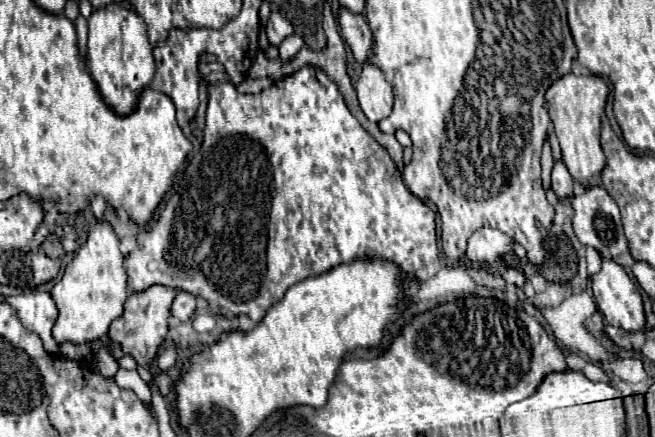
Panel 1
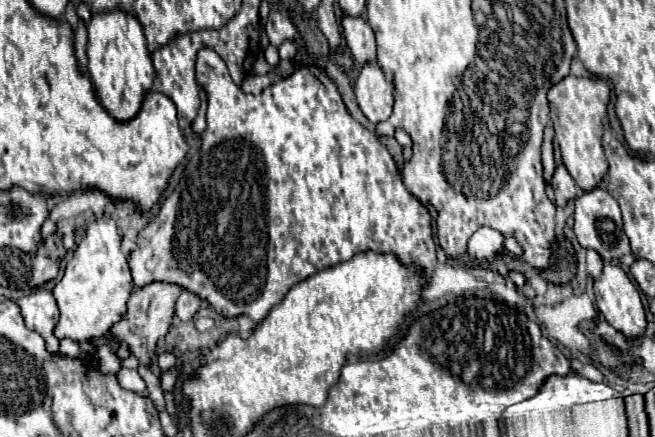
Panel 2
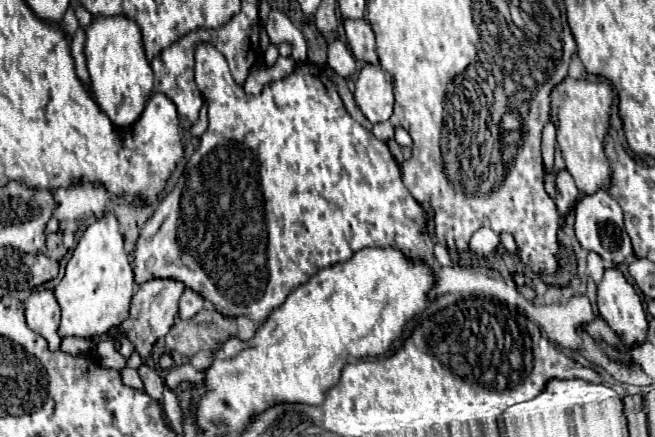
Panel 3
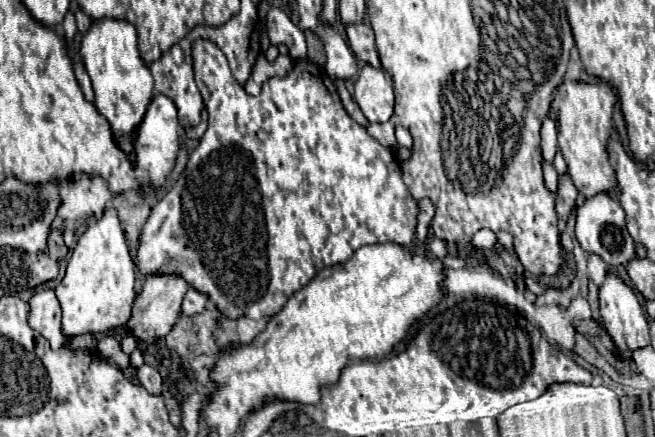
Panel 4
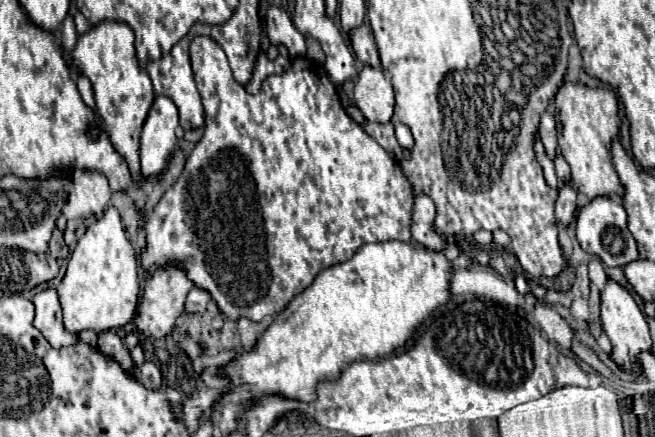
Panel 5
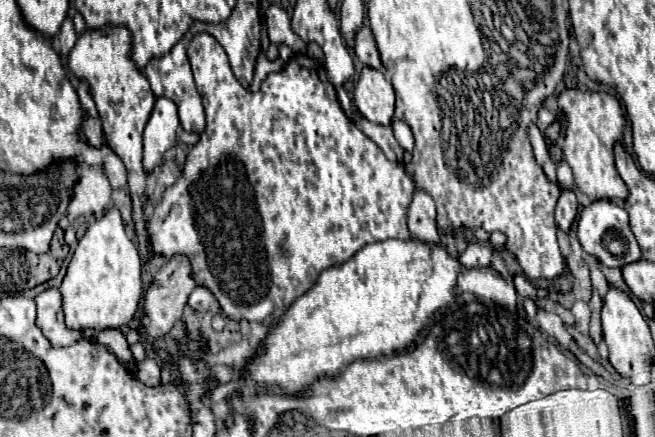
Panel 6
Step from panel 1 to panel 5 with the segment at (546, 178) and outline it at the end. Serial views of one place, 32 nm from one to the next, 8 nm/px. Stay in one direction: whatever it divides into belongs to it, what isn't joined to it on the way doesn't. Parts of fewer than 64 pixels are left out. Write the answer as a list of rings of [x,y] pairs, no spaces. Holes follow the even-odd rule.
[[[546,112],[540,120],[540,138],[542,138],[542,144],[544,144],[544,150],[546,150],[546,156],[550,160],[554,160],[556,156],[556,120],[550,112]]]

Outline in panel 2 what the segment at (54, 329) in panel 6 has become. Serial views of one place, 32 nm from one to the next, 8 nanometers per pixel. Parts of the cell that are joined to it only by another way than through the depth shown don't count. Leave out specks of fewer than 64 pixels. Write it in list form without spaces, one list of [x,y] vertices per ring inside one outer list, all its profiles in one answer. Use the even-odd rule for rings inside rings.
[[[36,290],[28,296],[18,298],[16,306],[20,308],[20,314],[24,316],[26,328],[38,332],[44,338],[48,352],[56,354],[58,340],[54,336],[54,326],[58,322],[58,304],[56,304],[52,292]]]

